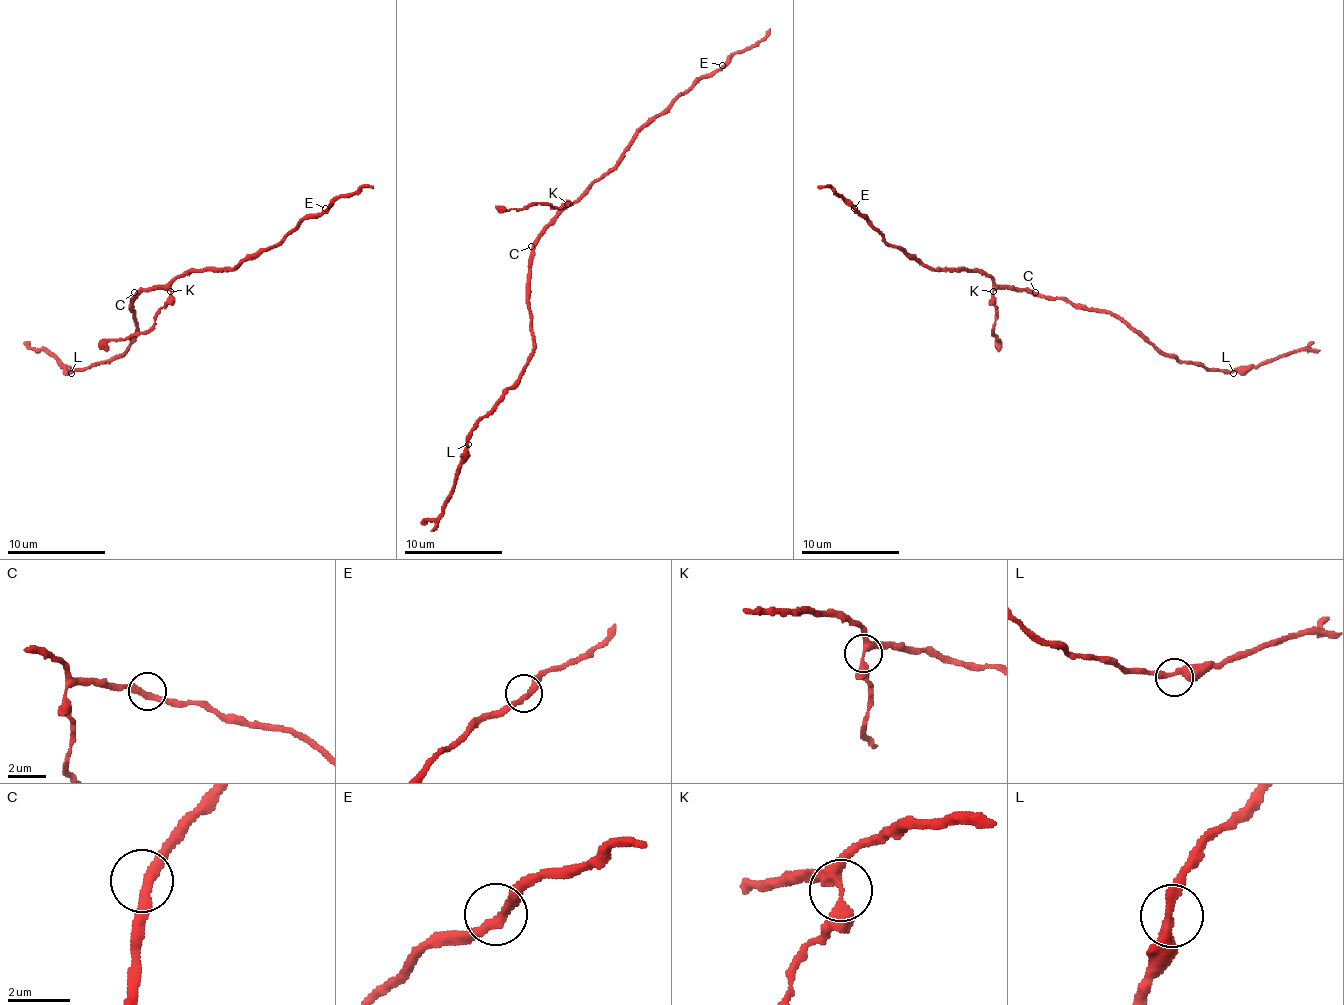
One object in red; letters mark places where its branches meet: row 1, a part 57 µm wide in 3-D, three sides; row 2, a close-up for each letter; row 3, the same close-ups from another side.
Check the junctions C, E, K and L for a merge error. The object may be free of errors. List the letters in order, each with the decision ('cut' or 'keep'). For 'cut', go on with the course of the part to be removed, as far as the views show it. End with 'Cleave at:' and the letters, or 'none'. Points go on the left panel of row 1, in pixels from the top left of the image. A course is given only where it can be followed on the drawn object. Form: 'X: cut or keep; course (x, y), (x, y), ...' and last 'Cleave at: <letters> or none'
C: keep
E: keep
K: keep
L: keep
Cleave at: none

